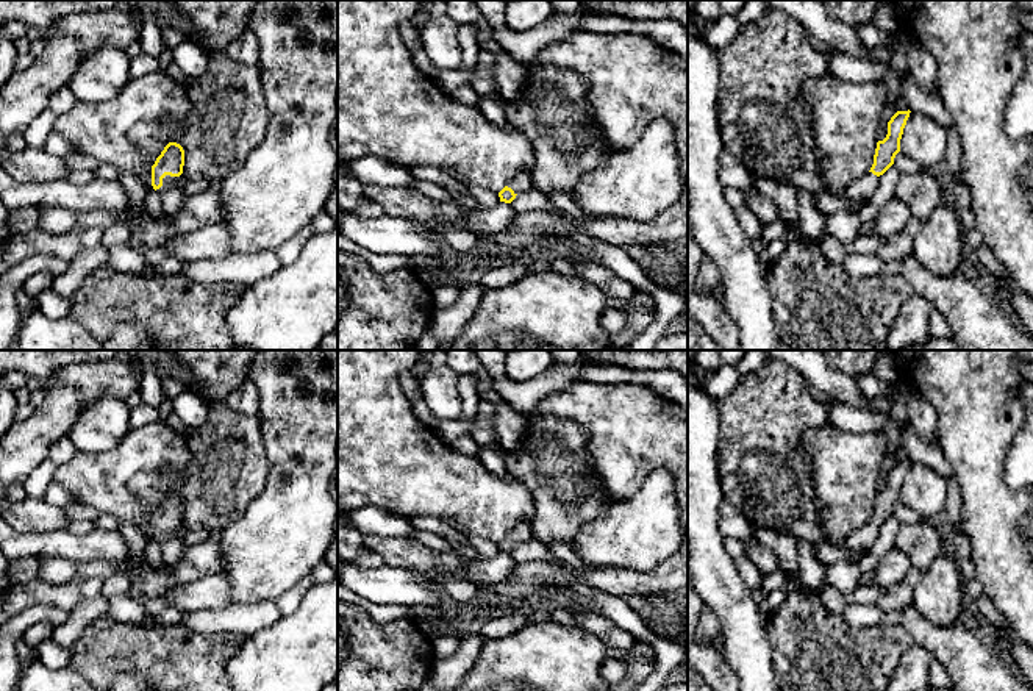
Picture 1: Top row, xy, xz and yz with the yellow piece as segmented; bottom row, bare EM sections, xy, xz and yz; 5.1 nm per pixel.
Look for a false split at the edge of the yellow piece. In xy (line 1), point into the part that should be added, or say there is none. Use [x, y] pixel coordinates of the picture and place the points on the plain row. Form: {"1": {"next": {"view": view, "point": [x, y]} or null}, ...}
{"1": {"next": {"view": "xy", "point": [167, 532]}}}

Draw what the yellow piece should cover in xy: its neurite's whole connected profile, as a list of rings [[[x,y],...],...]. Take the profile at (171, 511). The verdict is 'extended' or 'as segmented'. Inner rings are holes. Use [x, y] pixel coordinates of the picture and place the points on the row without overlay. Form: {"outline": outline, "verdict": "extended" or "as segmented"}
{"outline": [[[169,492],[152,516],[152,536],[161,546],[180,533],[184,516],[184,500],[177,492]]], "verdict": "extended"}

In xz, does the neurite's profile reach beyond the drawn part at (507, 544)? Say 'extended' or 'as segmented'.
extended

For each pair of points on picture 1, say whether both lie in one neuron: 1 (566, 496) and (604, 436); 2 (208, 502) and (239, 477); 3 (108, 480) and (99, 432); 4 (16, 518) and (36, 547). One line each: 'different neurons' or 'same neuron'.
1: different neurons
2: same neuron
3: different neurons
4: different neurons

